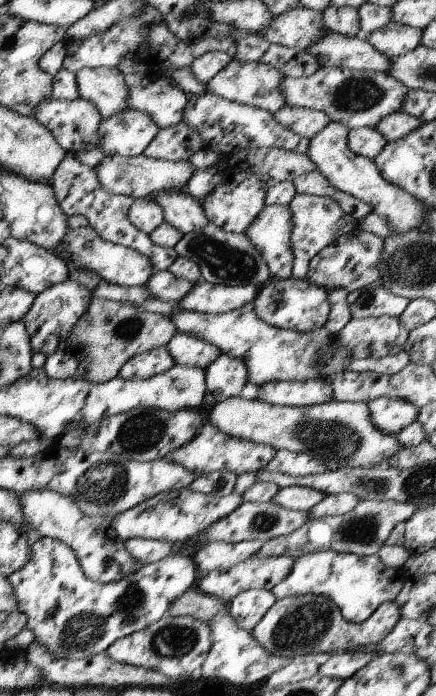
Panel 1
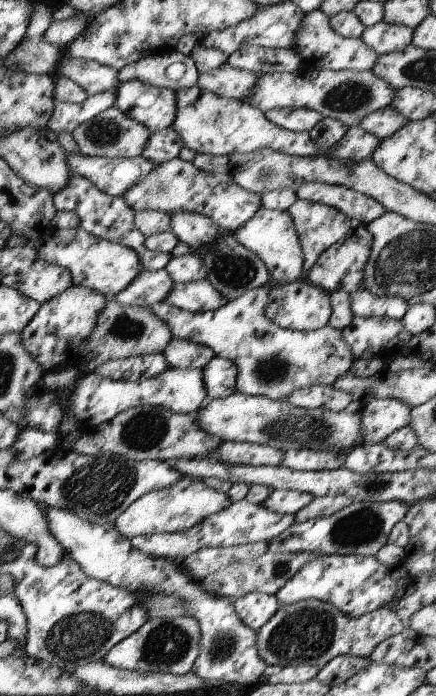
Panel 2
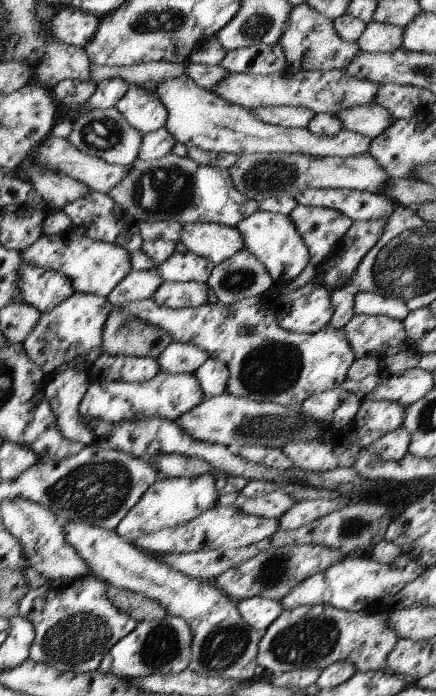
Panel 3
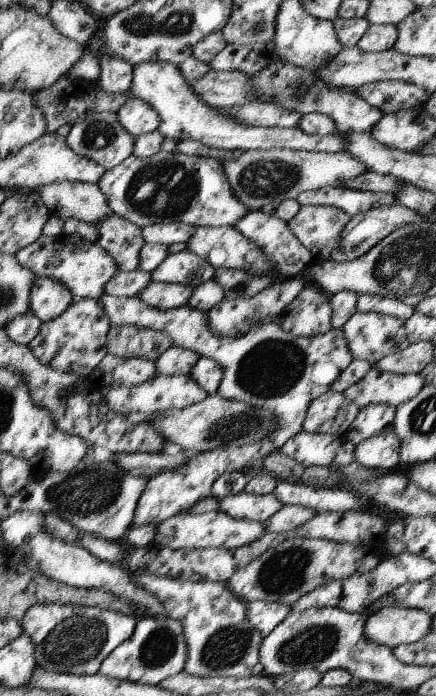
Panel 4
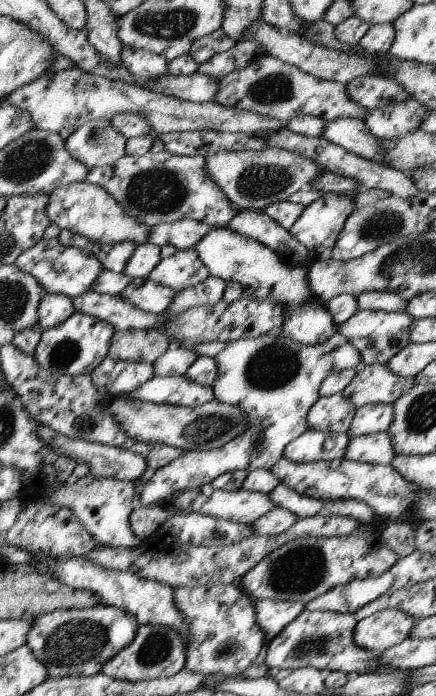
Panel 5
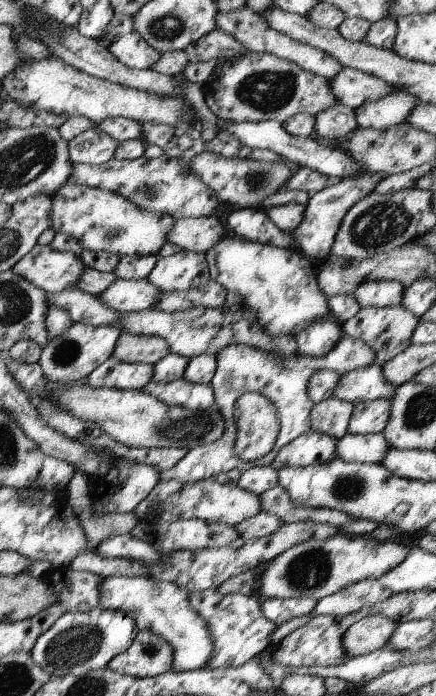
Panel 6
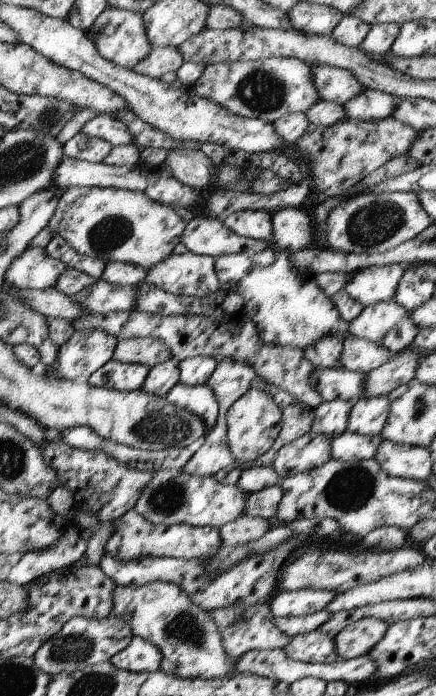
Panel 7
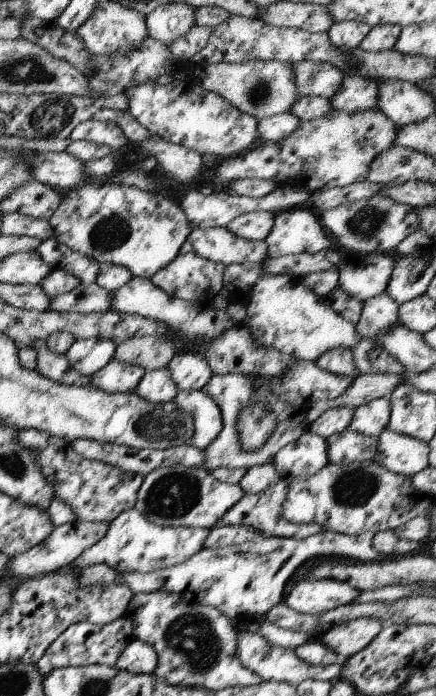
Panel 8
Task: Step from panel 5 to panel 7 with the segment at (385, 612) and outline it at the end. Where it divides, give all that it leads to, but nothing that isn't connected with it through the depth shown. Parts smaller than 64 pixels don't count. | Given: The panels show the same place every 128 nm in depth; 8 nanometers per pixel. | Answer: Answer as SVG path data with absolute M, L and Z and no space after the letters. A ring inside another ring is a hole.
M363 617L342 628L332 639L339 659L367 655L389 625L375 617Z

